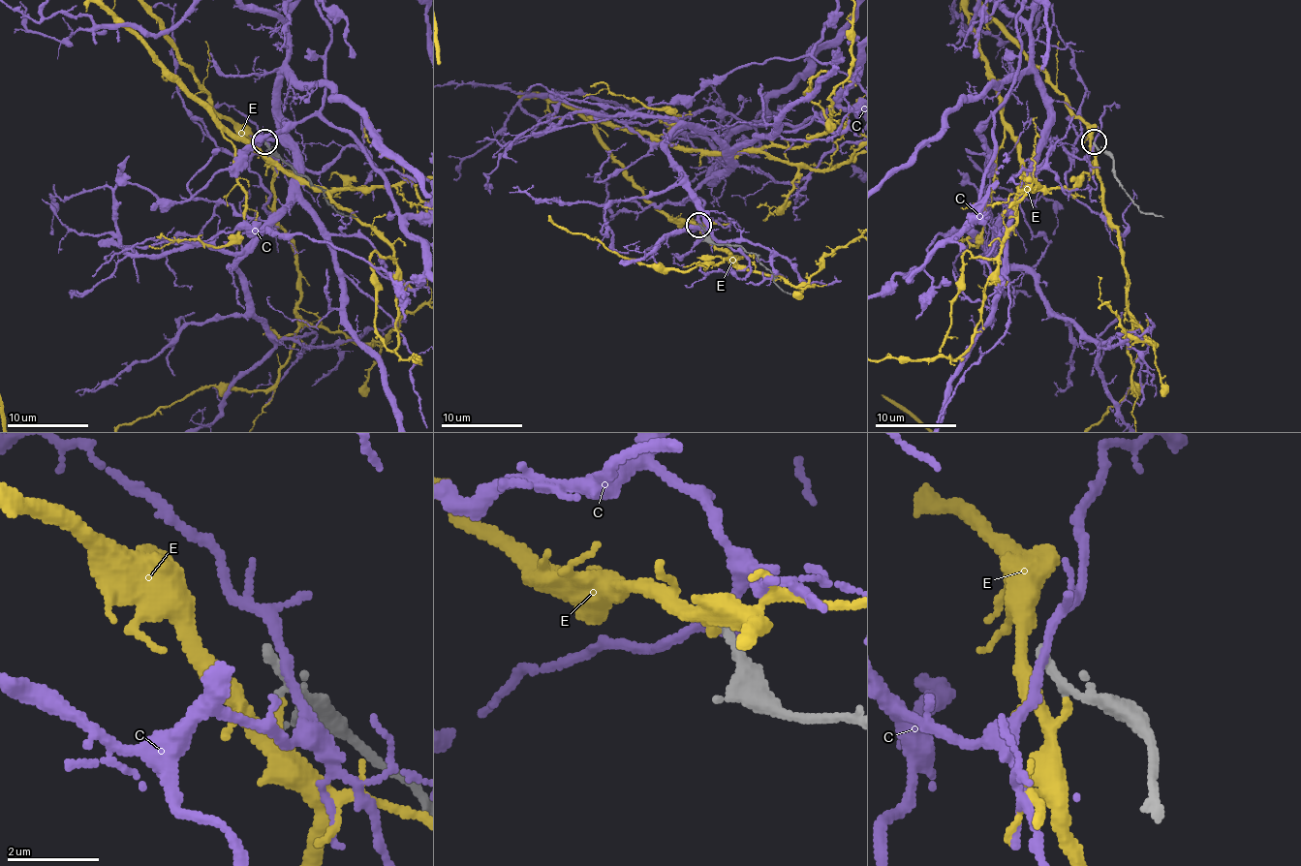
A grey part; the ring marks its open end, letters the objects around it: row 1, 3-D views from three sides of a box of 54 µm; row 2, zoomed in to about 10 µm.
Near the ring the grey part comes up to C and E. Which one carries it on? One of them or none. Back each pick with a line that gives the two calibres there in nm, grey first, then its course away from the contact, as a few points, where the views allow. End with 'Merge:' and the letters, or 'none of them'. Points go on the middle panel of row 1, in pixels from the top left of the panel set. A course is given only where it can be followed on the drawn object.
Merge: none of them

